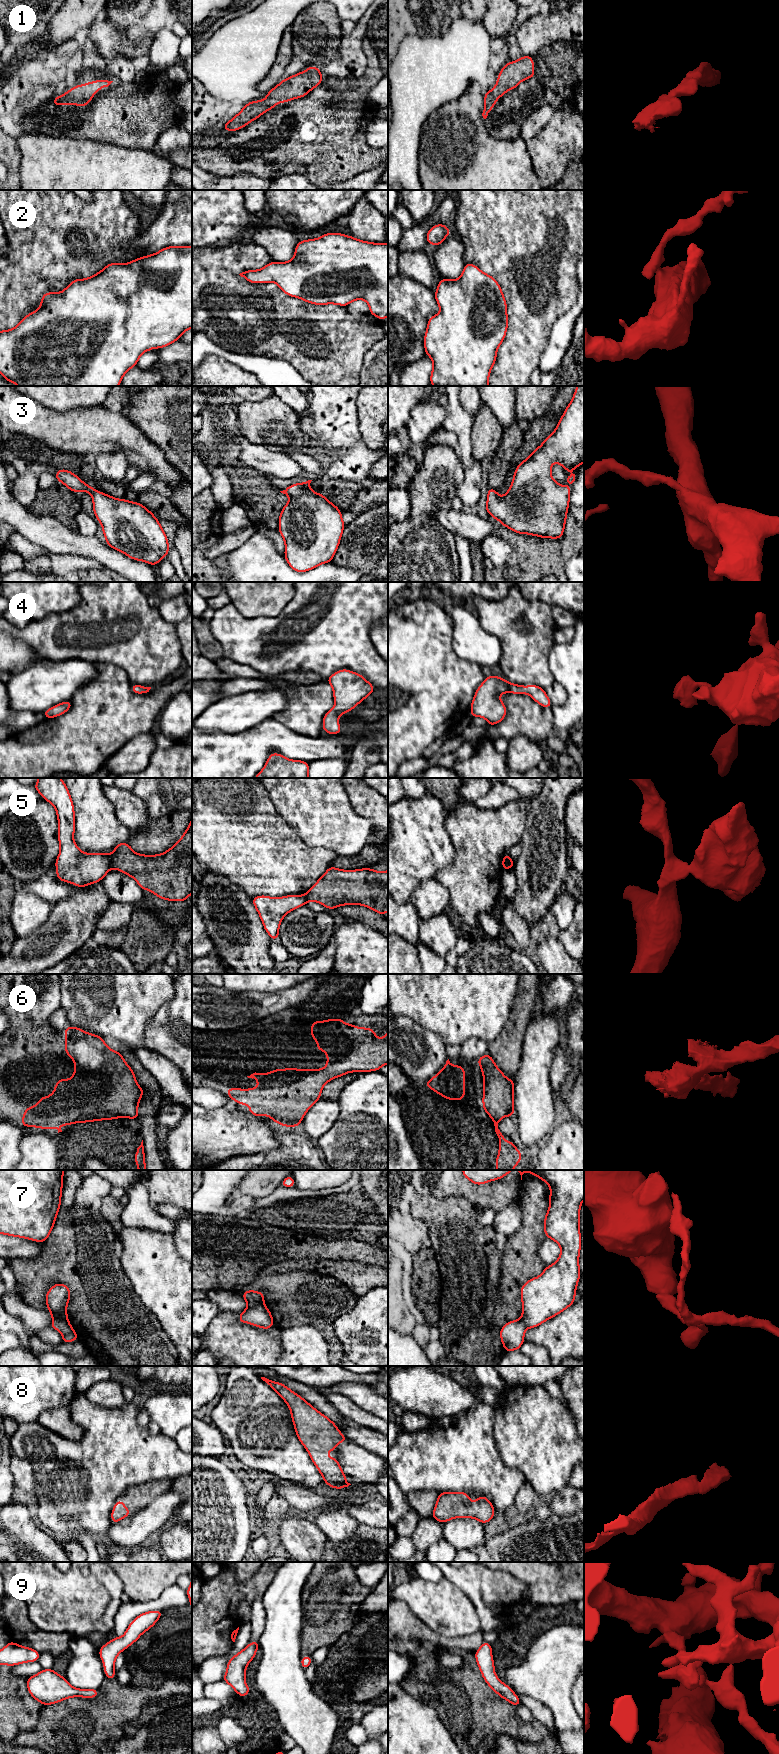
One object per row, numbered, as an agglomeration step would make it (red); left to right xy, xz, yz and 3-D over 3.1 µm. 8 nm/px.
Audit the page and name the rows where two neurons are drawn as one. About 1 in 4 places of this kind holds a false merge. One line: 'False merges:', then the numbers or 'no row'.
False merges: 5, 7

